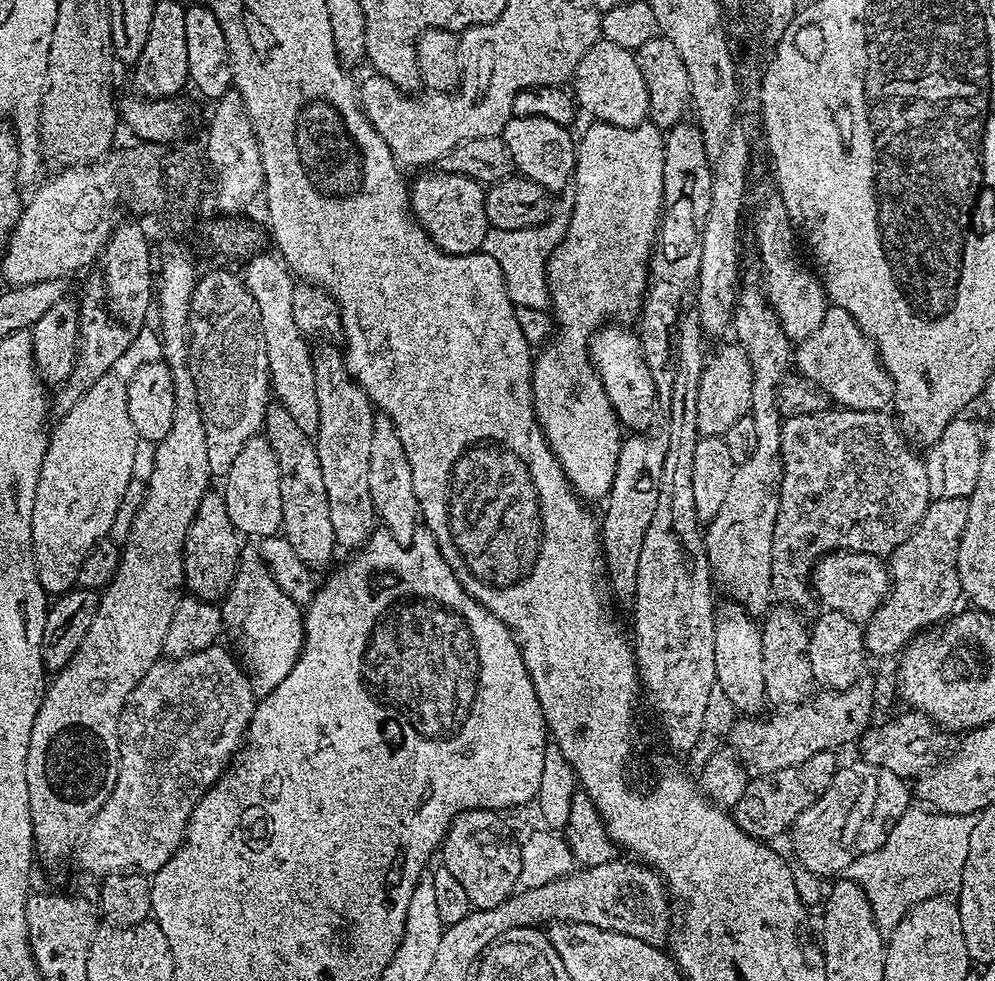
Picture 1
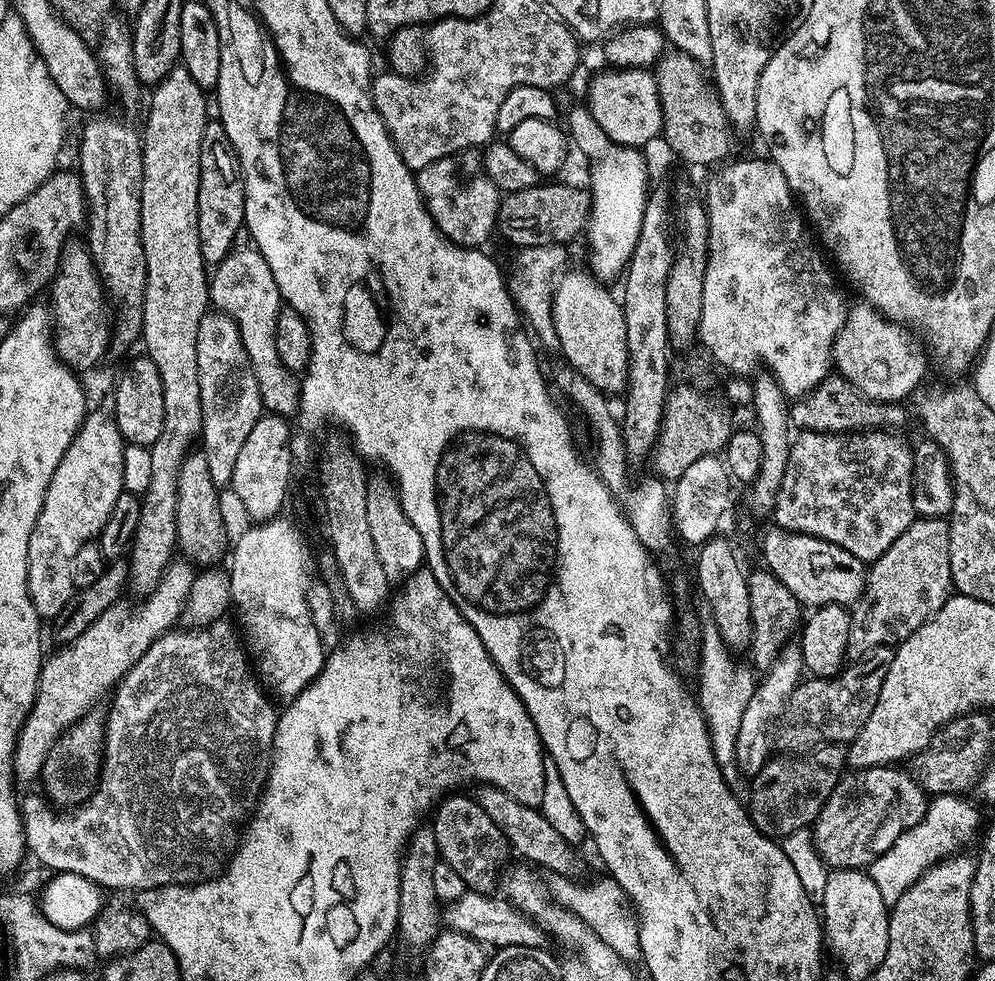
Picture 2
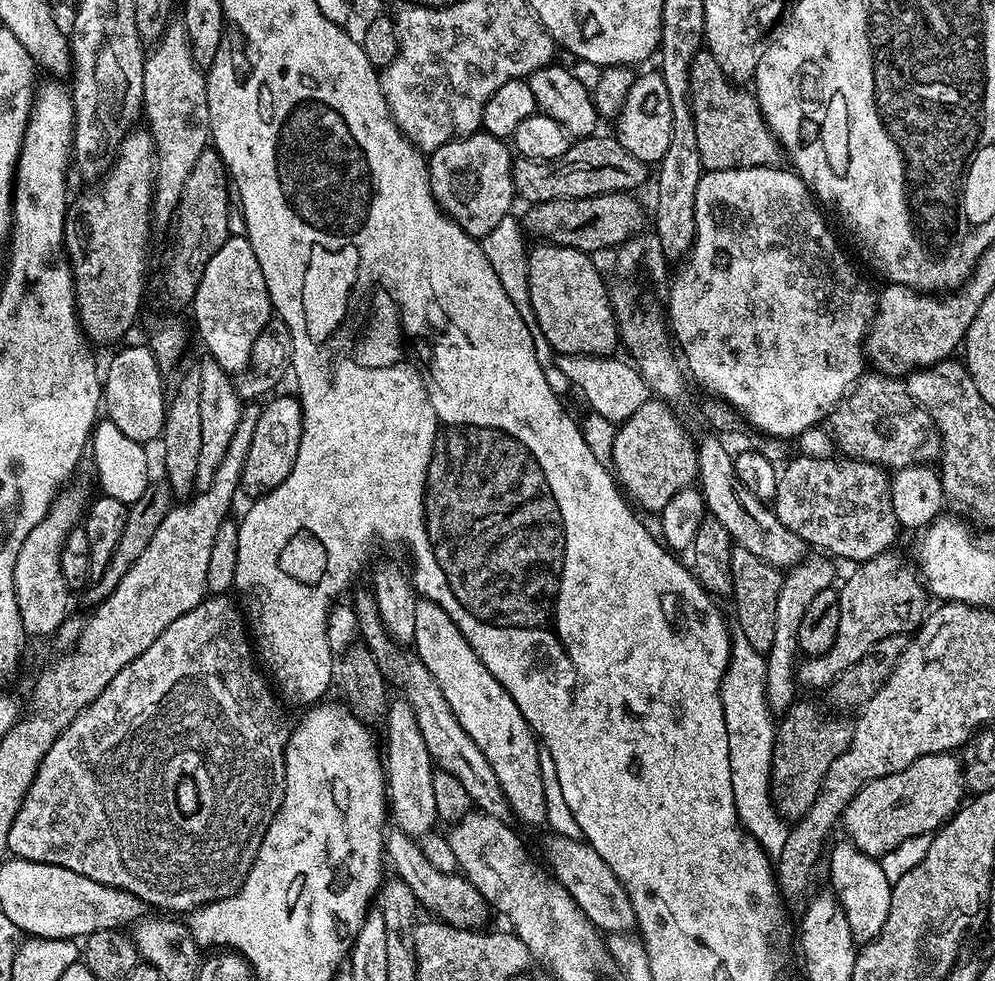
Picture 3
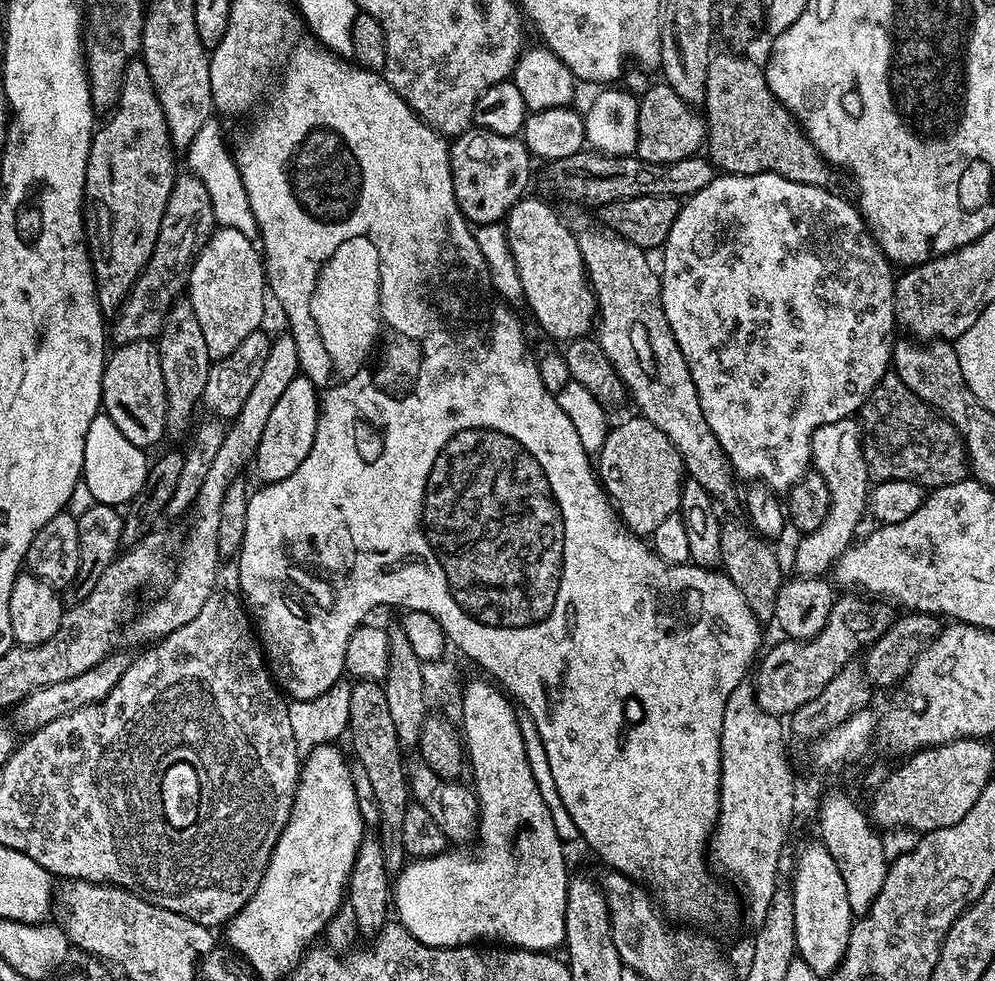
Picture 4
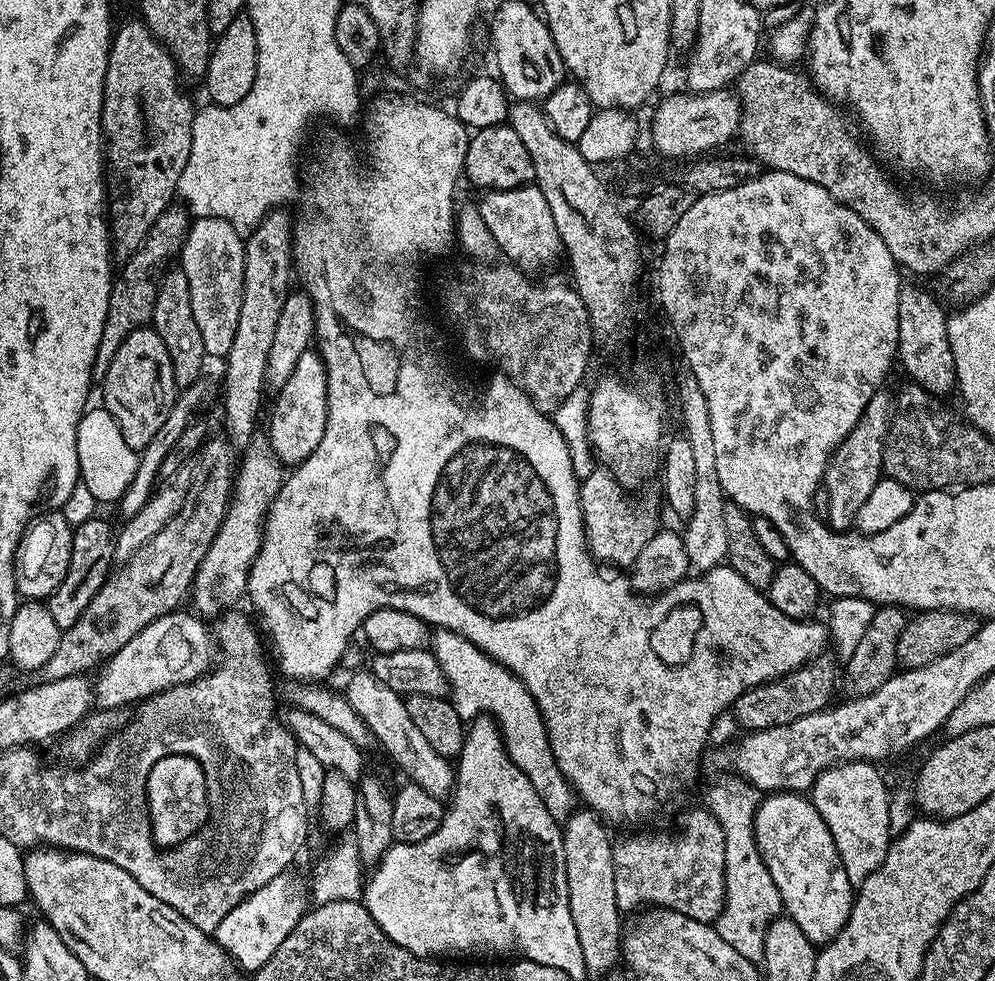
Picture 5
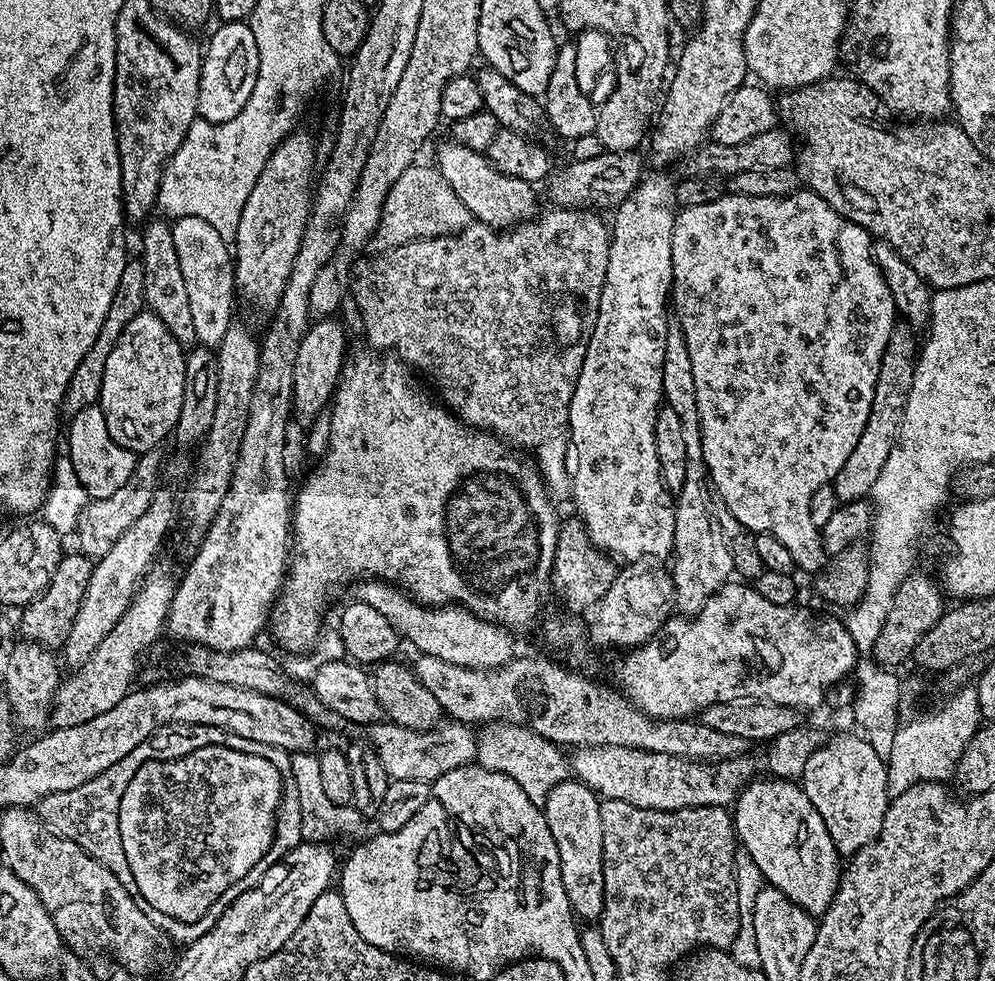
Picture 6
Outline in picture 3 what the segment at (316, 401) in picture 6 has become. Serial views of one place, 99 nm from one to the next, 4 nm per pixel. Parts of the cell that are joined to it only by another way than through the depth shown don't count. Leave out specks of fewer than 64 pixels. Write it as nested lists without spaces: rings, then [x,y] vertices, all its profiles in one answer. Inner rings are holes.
[[[273,395],[267,405],[266,403],[260,409],[260,417],[258,418],[258,426],[254,428],[254,442],[250,444],[250,454],[246,454],[246,466],[242,466],[242,478],[240,479],[240,487],[246,493],[249,492],[249,497],[255,498],[258,496],[265,496],[270,490],[274,490],[278,486],[282,486],[282,482],[286,482],[286,474],[290,474],[290,470],[294,470],[294,458],[298,458],[298,442],[302,438],[302,409],[300,409],[299,399],[295,395],[289,396]]]

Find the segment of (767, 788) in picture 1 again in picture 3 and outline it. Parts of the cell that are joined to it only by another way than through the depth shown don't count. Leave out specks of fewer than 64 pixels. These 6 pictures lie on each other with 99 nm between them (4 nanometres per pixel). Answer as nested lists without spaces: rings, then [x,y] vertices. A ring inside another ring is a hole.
[[[800,698],[788,707],[787,712],[783,713],[782,719],[777,723],[776,741],[772,747],[772,800],[776,803],[776,809],[785,821],[798,821],[806,814],[806,810],[810,810],[826,778],[826,770],[830,770],[834,758],[838,758],[838,754],[842,754],[850,746],[853,721],[844,714],[831,715],[827,716],[818,705]]]

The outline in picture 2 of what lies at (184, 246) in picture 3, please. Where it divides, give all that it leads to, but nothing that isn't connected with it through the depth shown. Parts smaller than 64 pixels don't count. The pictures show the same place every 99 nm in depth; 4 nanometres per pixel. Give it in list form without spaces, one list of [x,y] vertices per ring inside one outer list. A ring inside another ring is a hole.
[[[209,119],[202,134],[202,150],[200,151],[200,181],[198,182],[198,242],[202,250],[205,265],[215,266],[233,251],[237,243],[236,235],[244,228],[244,181],[240,175],[240,165],[236,153],[232,151],[230,138],[220,125],[219,119]]]

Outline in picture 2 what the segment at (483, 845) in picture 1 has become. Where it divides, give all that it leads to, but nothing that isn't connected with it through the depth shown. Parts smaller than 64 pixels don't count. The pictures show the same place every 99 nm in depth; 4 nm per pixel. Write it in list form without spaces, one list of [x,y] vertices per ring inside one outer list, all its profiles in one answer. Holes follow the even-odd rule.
[[[460,794],[445,796],[434,808],[434,812],[440,817],[431,827],[436,835],[441,861],[456,871],[458,878],[462,878],[465,889],[491,893],[495,889],[492,887],[495,884],[497,887],[501,879],[502,869],[505,867],[504,859],[510,856],[509,845],[502,842],[502,830],[498,830],[498,826],[490,822],[486,810],[482,810],[482,806],[478,806],[471,795],[456,795]]]

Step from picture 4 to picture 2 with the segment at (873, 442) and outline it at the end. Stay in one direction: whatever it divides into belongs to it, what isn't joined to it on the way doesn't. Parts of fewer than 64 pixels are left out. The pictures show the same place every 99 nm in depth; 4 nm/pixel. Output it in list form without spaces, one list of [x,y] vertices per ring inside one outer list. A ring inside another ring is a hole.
[[[829,374],[812,392],[791,405],[790,420],[805,432],[862,432],[865,430],[900,430],[904,424],[903,403],[882,404],[865,396],[839,374]]]

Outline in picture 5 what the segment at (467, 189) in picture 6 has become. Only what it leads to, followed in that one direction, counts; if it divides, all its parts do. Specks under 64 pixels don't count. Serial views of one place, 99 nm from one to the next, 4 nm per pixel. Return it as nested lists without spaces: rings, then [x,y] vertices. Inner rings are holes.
[[[535,183],[521,184],[519,188],[494,188],[483,193],[478,200],[483,221],[497,242],[499,251],[515,264],[521,272],[536,274],[539,268],[548,268],[556,259],[561,259],[562,245],[558,226],[554,226],[554,214],[550,214],[550,205],[542,195],[542,190]]]

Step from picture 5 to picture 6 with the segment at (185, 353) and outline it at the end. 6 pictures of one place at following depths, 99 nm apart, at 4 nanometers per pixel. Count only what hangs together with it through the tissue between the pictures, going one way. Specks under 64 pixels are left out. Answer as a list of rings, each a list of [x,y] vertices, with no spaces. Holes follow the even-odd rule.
[[[152,218],[143,225],[144,237],[140,240],[138,259],[144,271],[144,303],[147,311],[162,318],[162,326],[174,334],[181,346],[196,344],[194,322],[190,311],[190,297],[186,295],[186,281],[178,267],[178,249],[174,247],[172,224],[167,219]]]

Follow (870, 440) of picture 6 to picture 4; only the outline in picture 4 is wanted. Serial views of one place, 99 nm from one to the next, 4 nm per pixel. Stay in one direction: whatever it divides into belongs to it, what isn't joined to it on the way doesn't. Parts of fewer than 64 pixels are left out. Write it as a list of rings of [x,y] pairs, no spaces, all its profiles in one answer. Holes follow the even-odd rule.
[[[855,419],[839,420],[826,426],[818,426],[812,435],[812,463],[811,467],[826,482],[828,491],[828,513],[826,518],[812,532],[805,532],[796,544],[796,576],[819,576],[825,575],[824,571],[831,569],[836,560],[857,539],[856,527],[863,522],[868,512],[868,497],[870,495],[870,477],[868,463],[864,457],[864,442],[862,429]]]

